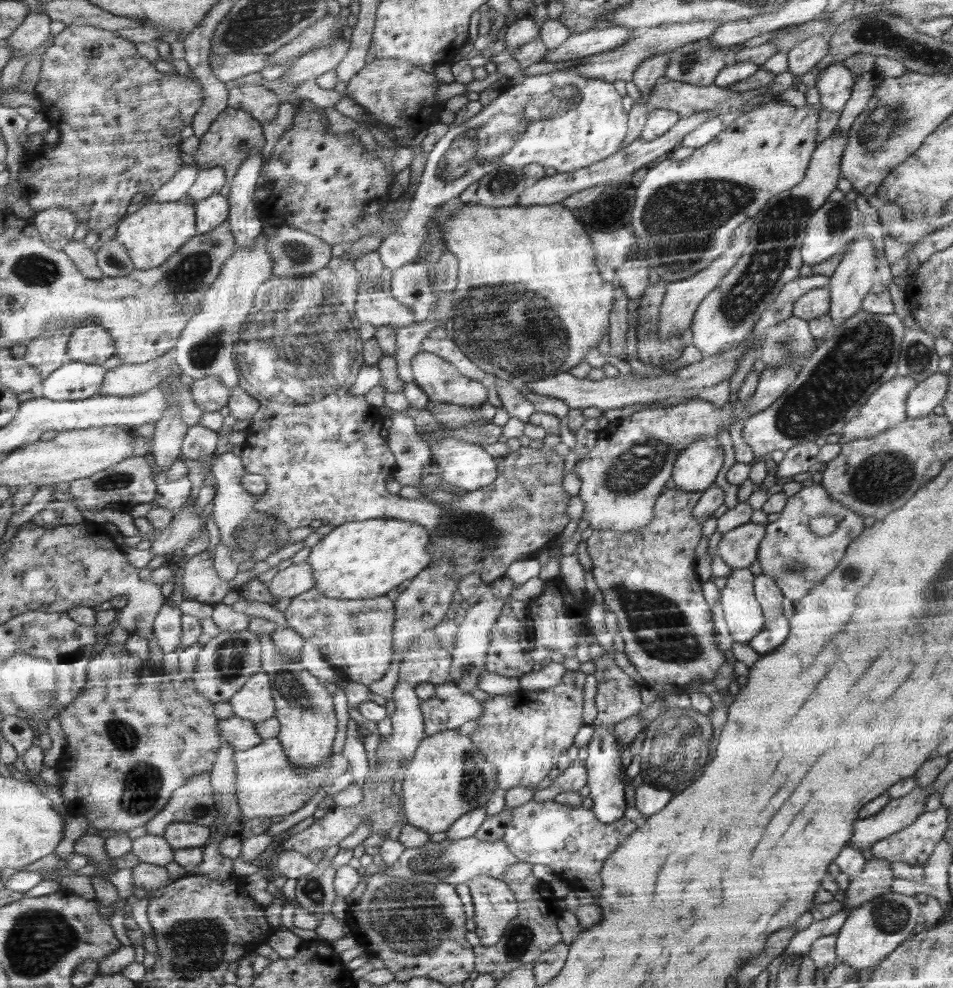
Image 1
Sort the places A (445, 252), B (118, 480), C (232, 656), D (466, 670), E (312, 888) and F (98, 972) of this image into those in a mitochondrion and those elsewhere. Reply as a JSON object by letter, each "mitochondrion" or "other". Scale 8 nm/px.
{"A":"other","B":"mitochondrion","C":"mitochondrion","D":"mitochondrion","E":"mitochondrion","F":"other"}

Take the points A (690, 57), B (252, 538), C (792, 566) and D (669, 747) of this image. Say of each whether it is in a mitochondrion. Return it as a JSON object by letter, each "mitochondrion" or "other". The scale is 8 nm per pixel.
{"A":"mitochondrion","B":"mitochondrion","C":"mitochondrion","D":"mitochondrion"}

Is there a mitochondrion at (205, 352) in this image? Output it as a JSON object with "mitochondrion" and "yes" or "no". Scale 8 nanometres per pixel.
{"mitochondrion":"yes"}

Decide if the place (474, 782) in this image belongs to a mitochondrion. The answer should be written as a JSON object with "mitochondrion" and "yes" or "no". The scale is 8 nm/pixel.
{"mitochondrion":"yes"}

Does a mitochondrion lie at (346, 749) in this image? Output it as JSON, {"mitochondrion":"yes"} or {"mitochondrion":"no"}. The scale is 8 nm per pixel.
{"mitochondrion":"no"}

